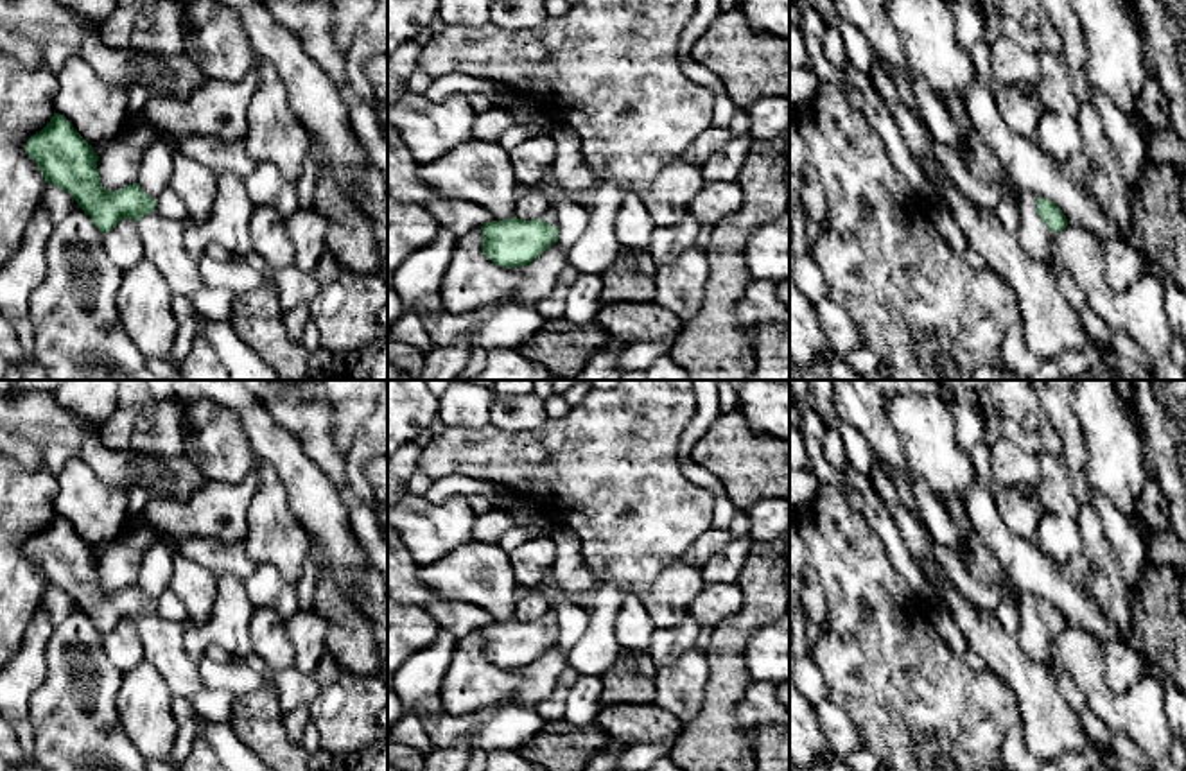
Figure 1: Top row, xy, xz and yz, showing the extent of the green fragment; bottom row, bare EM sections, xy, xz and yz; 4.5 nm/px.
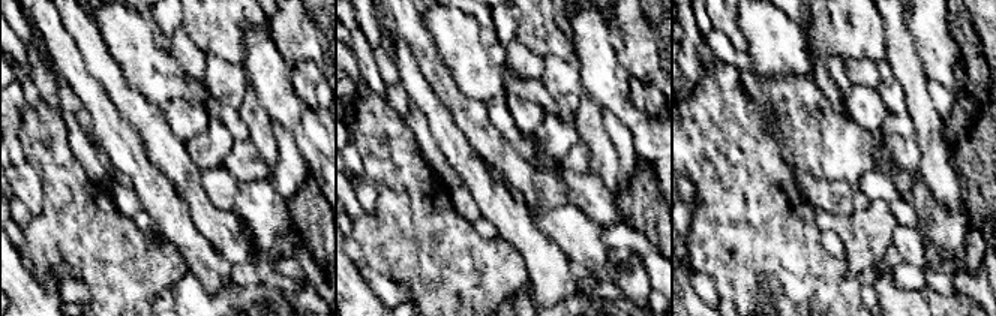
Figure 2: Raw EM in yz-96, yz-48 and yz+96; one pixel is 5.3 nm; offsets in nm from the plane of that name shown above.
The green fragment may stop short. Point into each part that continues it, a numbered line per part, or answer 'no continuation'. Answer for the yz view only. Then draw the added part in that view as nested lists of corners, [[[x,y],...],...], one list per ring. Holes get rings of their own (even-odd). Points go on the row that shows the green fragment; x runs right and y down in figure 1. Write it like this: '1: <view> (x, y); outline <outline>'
1: yz (1034, 235); outline [[[1023,192],[1019,206],[1021,206],[1021,226],[1017,231],[1019,244],[1032,258],[1050,265],[1051,240],[1055,233],[1042,222],[1041,215],[1037,213],[1037,195],[1032,192]]]

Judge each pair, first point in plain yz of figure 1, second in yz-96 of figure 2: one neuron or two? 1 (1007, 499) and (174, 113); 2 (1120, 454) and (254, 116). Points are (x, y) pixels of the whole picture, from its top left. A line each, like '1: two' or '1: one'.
1: one
2: two

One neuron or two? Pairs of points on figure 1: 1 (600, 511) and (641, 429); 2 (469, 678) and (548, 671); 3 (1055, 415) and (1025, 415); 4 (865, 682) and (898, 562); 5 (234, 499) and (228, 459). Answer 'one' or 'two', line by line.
1: one
2: one
3: two
4: two
5: two

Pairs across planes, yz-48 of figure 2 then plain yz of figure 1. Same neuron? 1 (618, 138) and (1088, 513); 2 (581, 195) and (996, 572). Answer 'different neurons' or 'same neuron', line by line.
1: different neurons
2: different neurons

